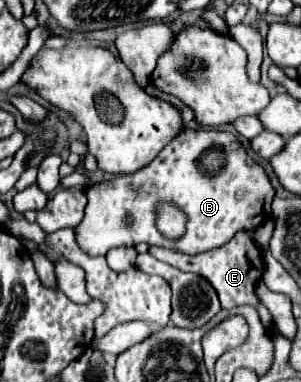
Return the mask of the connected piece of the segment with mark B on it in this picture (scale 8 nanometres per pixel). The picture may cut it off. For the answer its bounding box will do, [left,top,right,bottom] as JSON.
[76,129,274,255]

